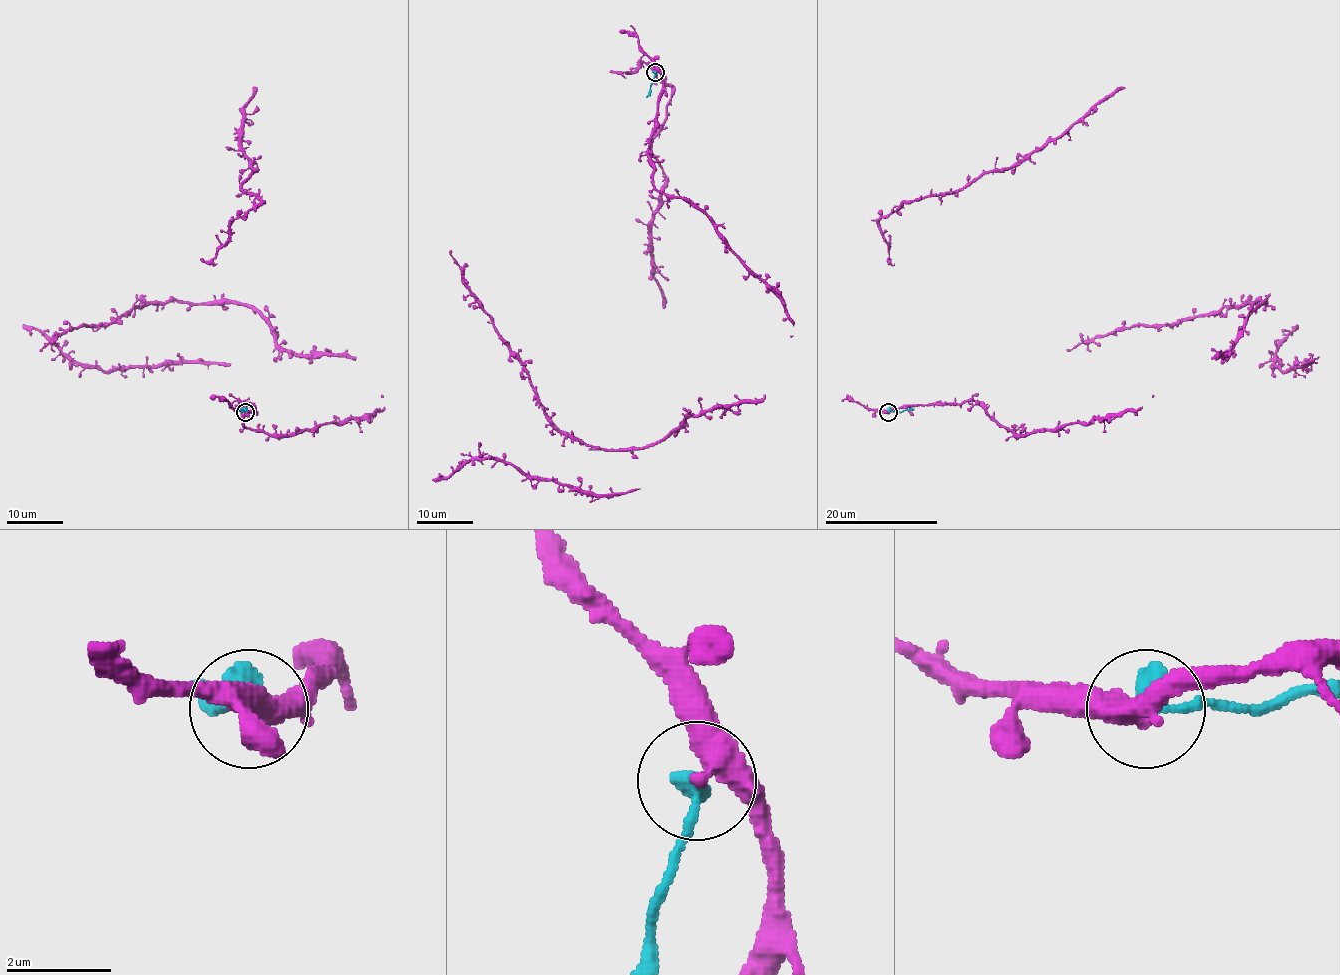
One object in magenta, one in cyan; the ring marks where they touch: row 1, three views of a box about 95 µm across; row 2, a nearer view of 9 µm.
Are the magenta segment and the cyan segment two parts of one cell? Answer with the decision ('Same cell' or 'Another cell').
Another cell

